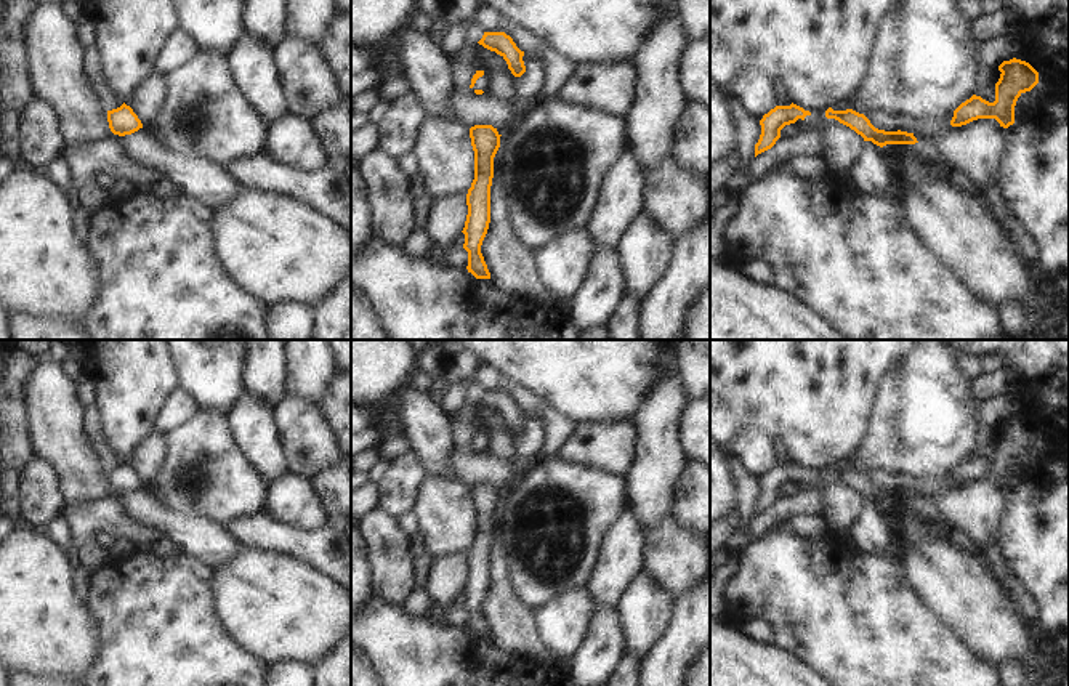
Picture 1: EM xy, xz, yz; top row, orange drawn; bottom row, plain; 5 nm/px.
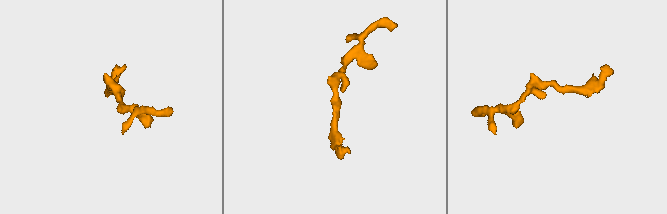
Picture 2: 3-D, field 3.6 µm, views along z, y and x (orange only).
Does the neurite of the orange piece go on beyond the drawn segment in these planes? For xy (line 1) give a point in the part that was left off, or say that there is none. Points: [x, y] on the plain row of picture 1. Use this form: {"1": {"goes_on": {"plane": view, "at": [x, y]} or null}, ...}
{"1": {"goes_on": null}}

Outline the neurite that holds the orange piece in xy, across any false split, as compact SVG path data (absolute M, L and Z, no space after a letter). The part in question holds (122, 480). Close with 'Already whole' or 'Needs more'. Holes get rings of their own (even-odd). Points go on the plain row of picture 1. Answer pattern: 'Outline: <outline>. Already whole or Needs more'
Outline: M125 462L112 470L107 470L109 487L114 494L125 495L143 487L141 479Z. Already whole

